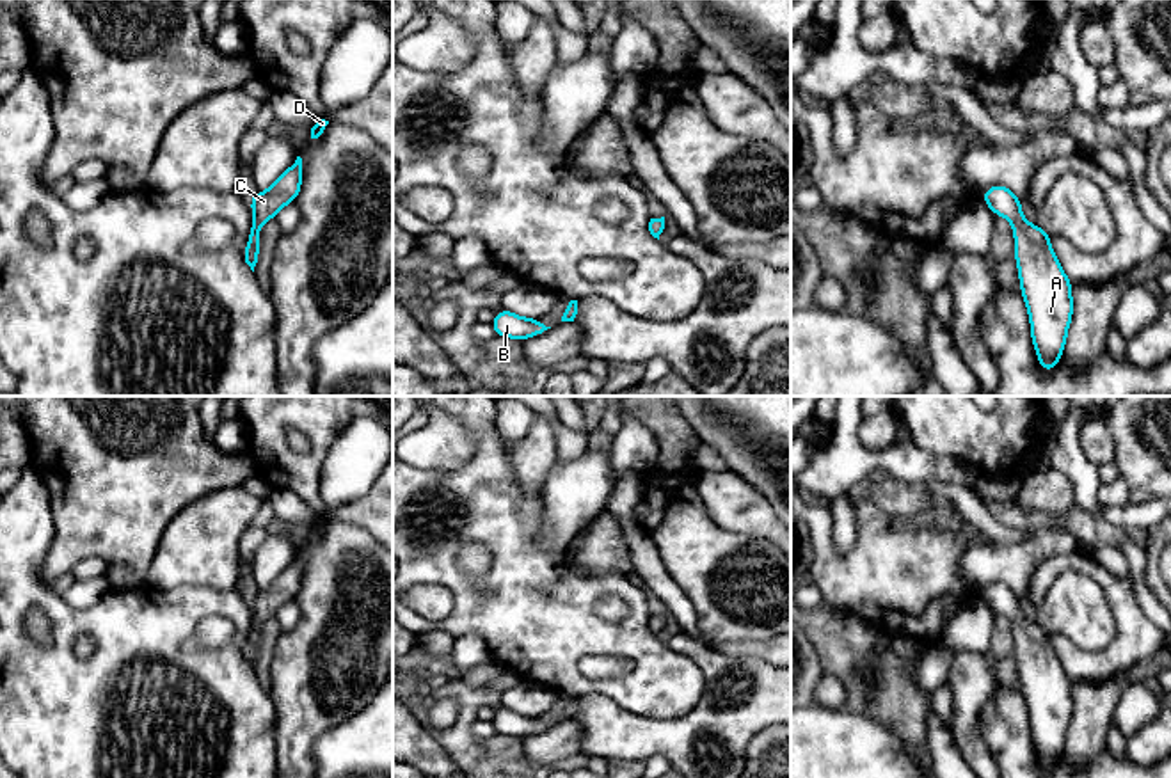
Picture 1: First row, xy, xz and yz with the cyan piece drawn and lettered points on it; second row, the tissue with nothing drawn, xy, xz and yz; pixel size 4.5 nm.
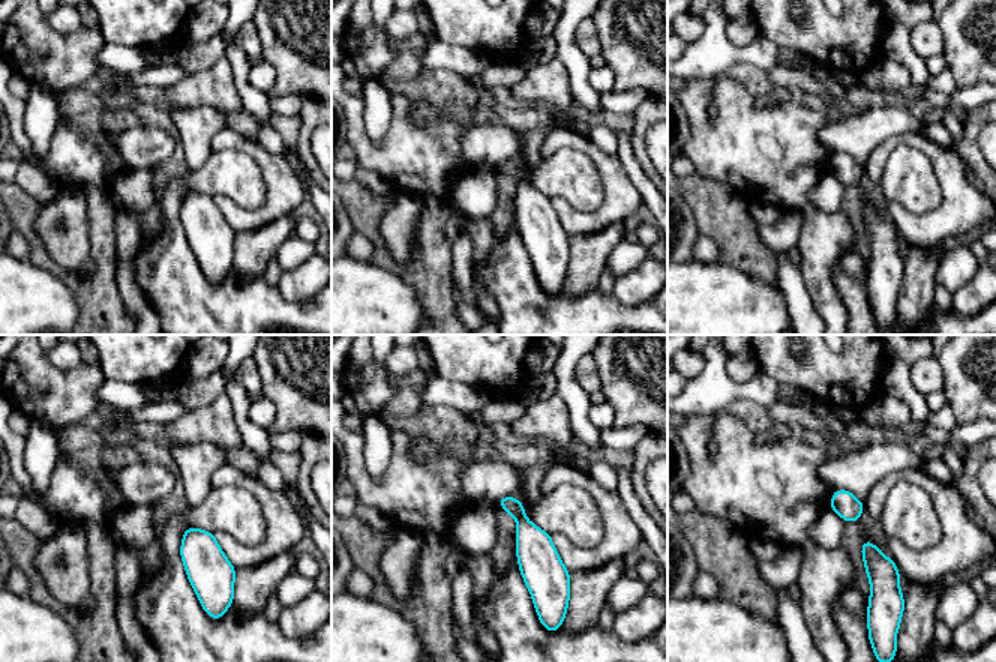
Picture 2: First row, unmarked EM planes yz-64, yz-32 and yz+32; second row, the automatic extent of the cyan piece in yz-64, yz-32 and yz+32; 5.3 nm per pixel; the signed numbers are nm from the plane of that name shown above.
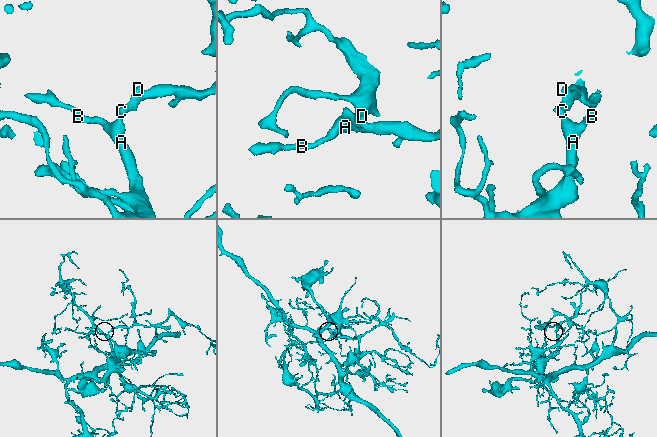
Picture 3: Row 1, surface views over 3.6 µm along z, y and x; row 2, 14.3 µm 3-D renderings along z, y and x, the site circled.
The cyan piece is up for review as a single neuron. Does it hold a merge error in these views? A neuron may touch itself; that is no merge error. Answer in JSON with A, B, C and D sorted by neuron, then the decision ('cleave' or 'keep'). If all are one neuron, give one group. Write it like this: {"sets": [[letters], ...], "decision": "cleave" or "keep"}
{"sets": [["A", "B", "C", "D"]], "decision": "keep"}

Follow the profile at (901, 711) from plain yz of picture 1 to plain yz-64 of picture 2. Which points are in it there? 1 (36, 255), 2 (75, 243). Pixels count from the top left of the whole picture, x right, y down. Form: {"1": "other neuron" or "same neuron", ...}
{"1": "same neuron", "2": "other neuron"}

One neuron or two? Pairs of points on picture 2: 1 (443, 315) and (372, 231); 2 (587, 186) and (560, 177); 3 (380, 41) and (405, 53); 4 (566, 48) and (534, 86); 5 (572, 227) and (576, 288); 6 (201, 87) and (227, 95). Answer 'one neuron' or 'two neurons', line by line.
1: one neuron
2: one neuron
3: two neurons
4: two neurons
5: two neurons
6: one neuron

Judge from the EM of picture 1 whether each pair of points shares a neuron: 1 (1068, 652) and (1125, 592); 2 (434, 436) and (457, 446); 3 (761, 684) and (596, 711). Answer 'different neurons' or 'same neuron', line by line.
1: same neuron
2: same neuron
3: same neuron

